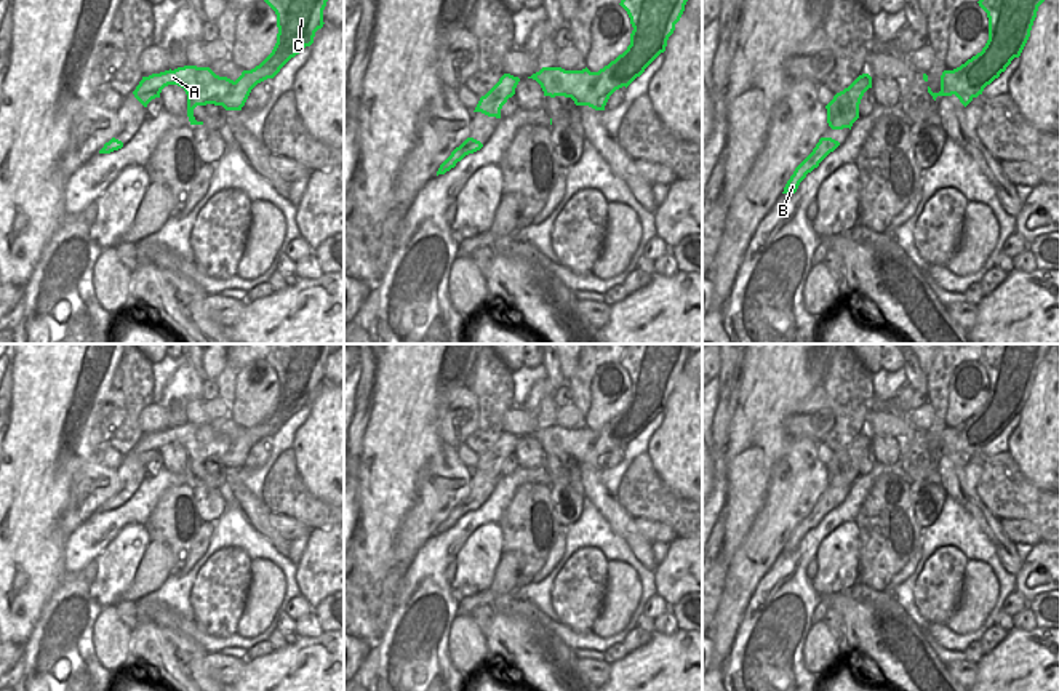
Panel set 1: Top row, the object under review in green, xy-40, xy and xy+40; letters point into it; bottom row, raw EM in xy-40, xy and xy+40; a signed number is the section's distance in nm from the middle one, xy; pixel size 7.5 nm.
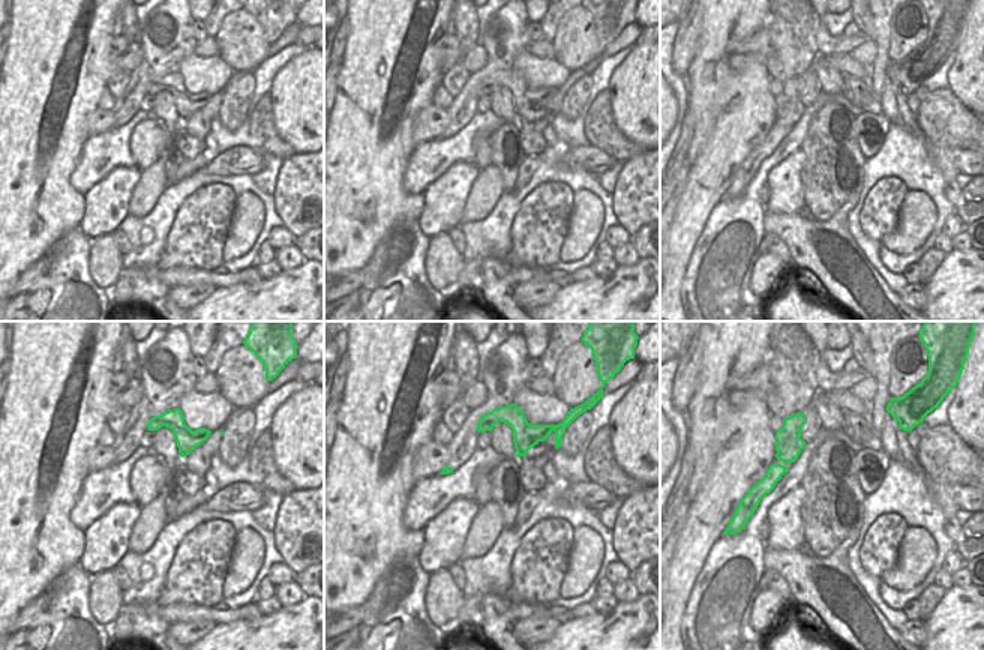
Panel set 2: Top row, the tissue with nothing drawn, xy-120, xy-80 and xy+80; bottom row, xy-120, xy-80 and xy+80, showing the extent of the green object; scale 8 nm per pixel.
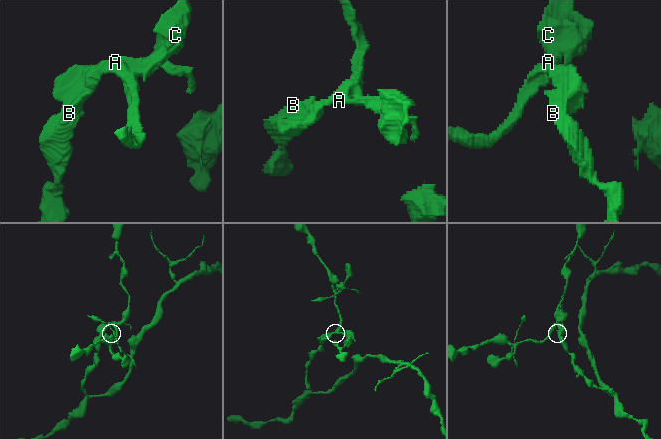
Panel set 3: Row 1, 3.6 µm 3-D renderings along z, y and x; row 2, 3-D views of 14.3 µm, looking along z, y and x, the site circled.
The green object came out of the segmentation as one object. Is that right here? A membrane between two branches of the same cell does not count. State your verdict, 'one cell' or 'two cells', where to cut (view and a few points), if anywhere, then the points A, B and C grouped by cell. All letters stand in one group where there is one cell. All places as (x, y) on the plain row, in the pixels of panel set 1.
two cells | xy (592, 431), (594, 437), (589, 447), (595, 455), (579, 463) | A B / C

